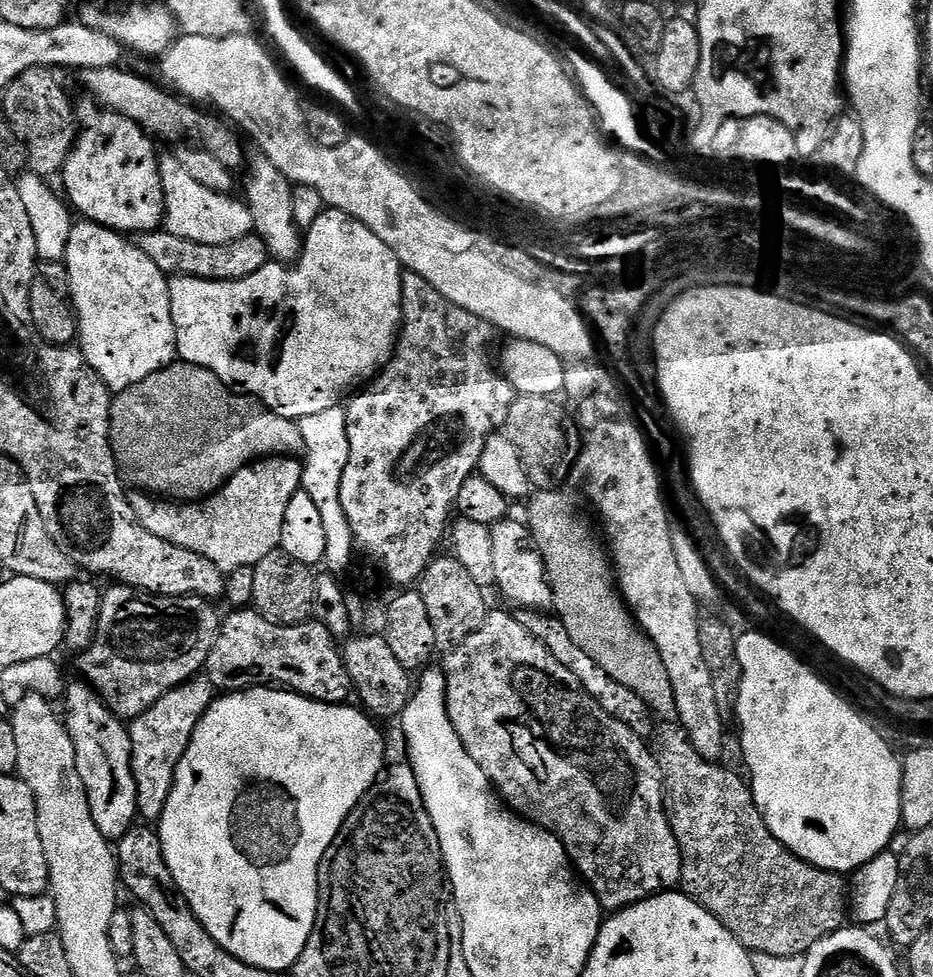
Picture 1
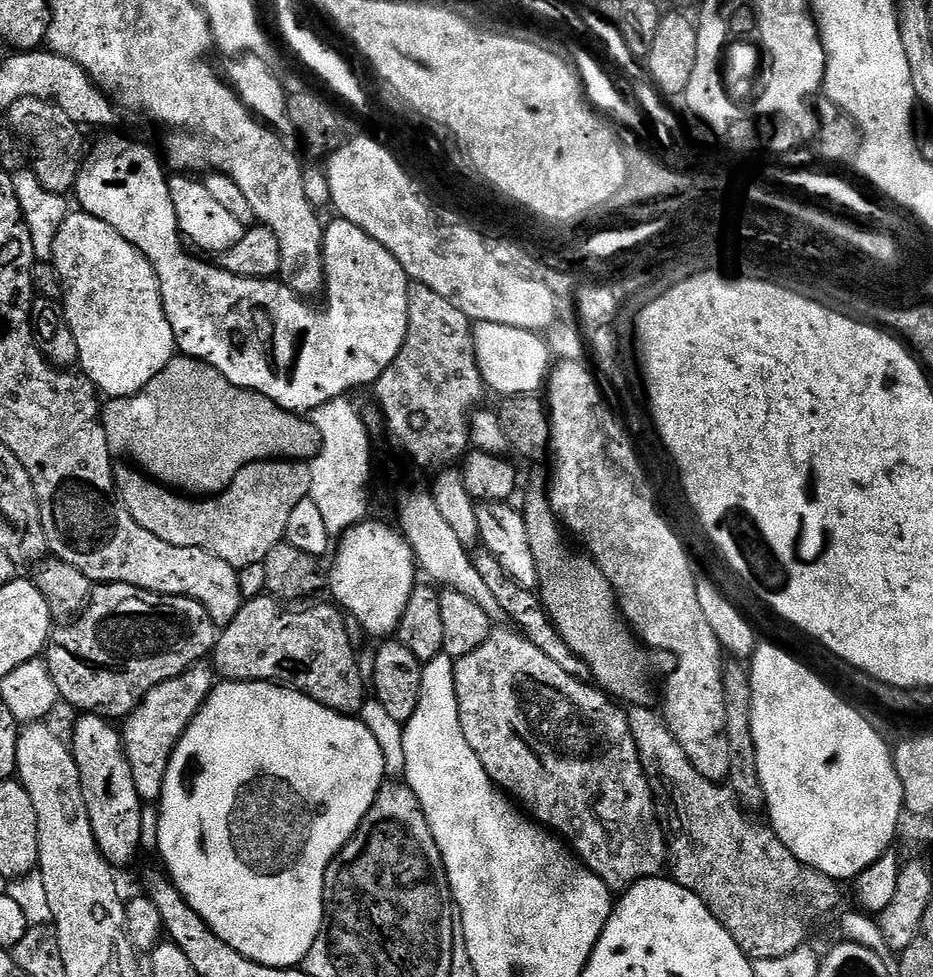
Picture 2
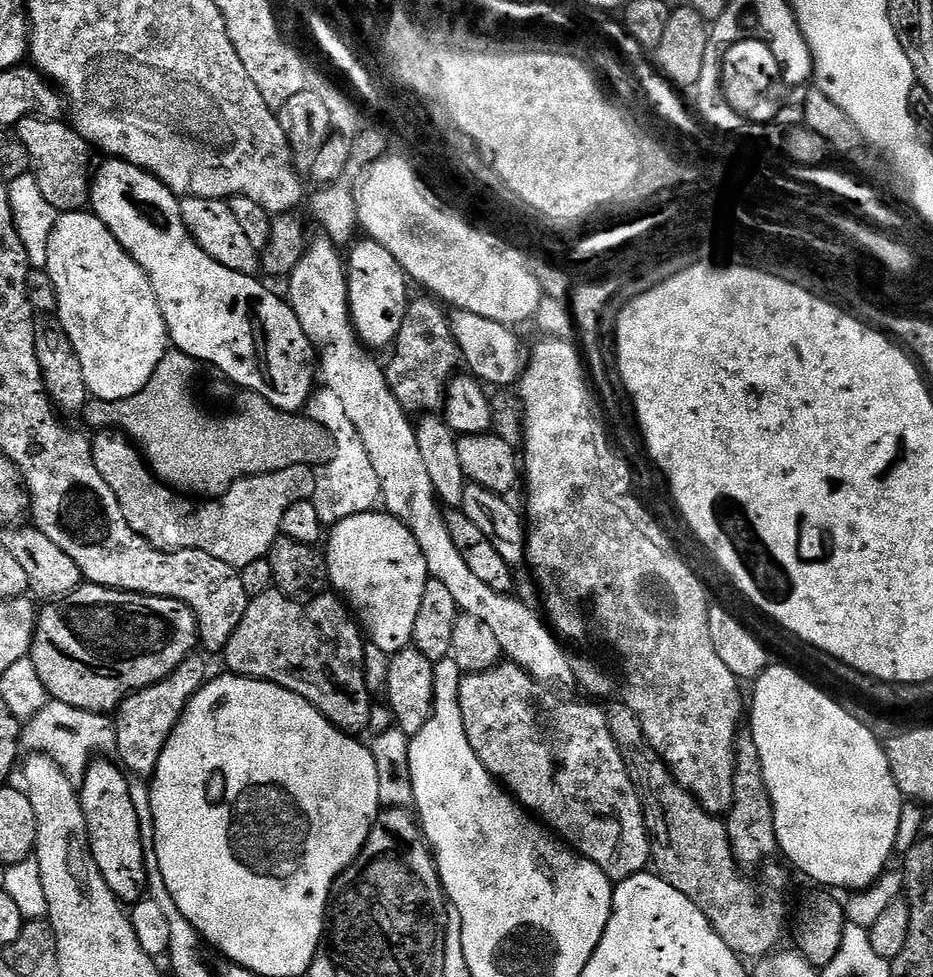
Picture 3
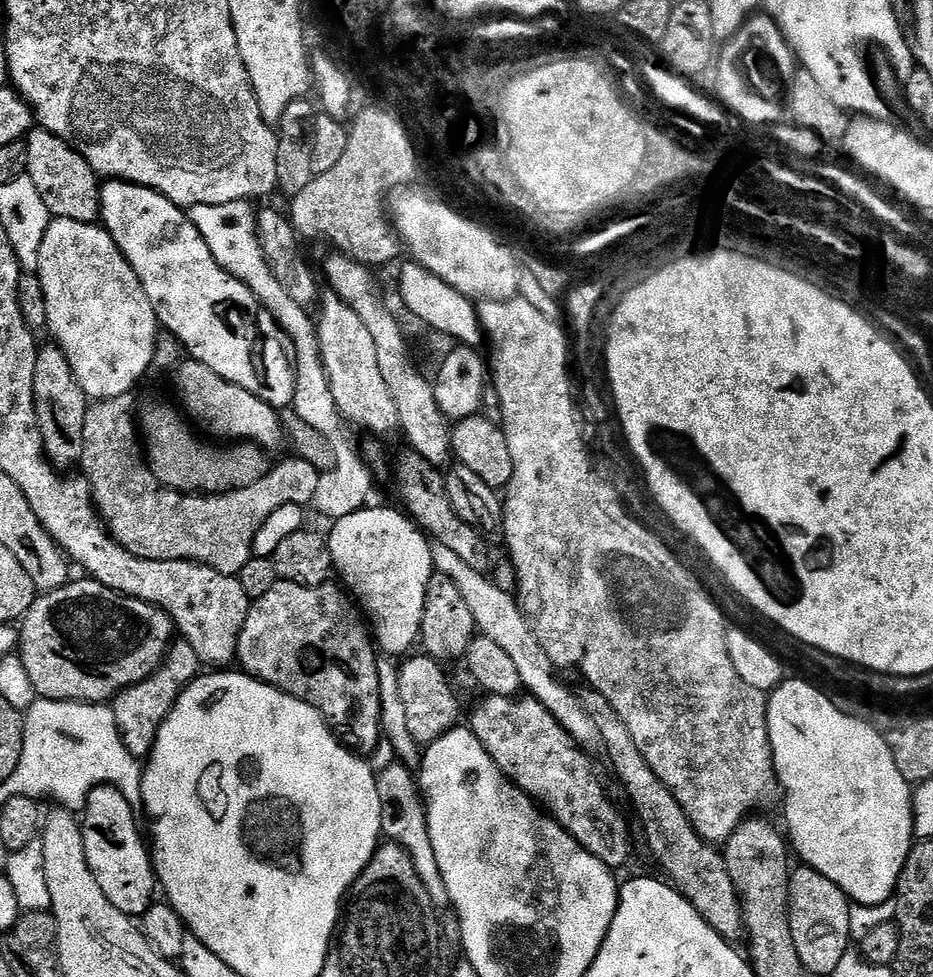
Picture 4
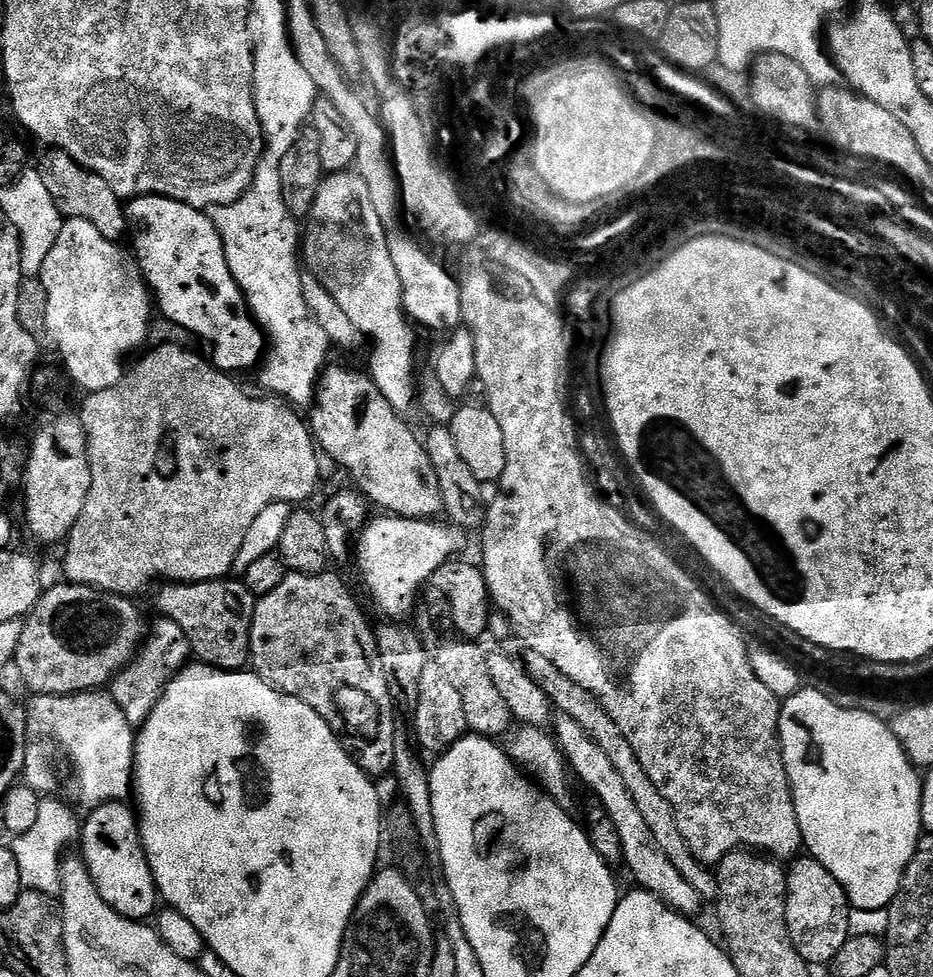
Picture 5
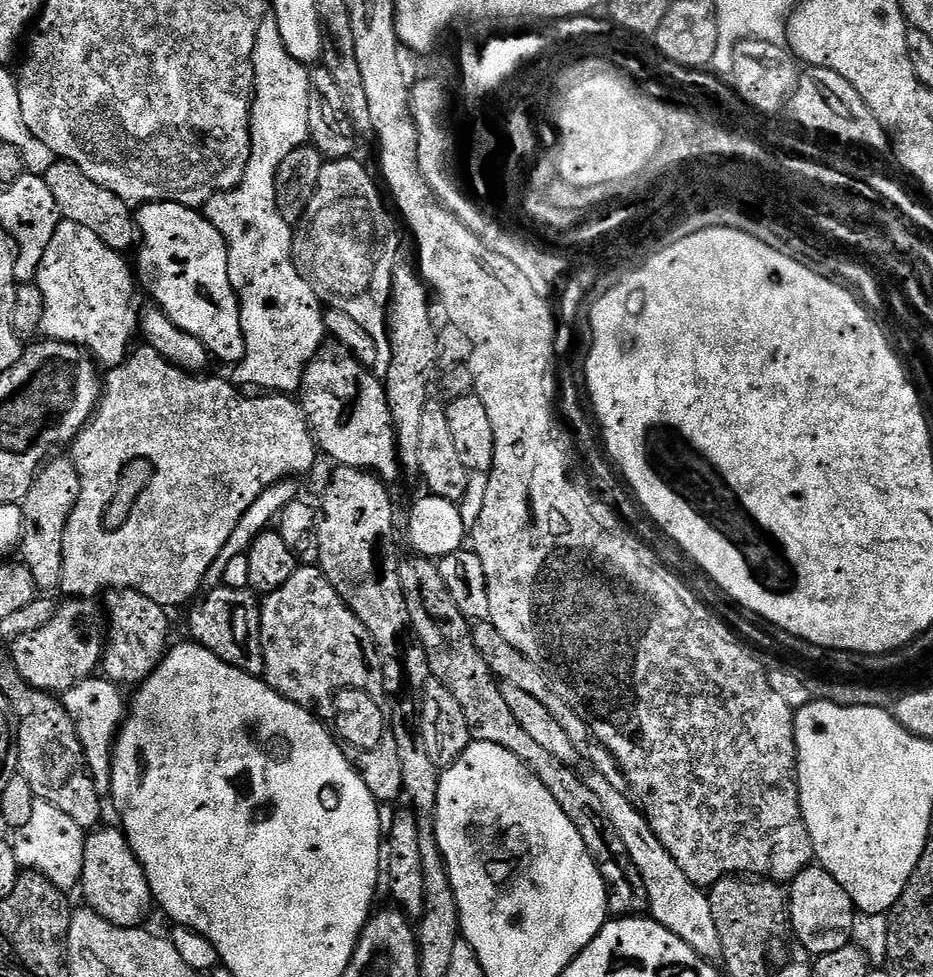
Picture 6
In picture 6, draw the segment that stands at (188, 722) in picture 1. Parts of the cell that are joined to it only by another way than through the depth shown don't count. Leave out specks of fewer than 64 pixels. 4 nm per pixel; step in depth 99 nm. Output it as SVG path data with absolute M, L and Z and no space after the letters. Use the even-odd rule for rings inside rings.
M129 588L109 591L102 600L106 609L106 643L102 661L102 676L114 685L139 686L156 671L169 651L169 613L158 602Z

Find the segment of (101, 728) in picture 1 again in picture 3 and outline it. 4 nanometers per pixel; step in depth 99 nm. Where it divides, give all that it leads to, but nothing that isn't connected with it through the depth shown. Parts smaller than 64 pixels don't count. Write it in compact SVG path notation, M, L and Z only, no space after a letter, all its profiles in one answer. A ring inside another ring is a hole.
M93 759L78 791L82 814L86 814L88 845L94 862L98 862L98 870L116 899L131 906L145 895L148 886L144 847L129 777L119 763L111 764L108 760L111 759Z

